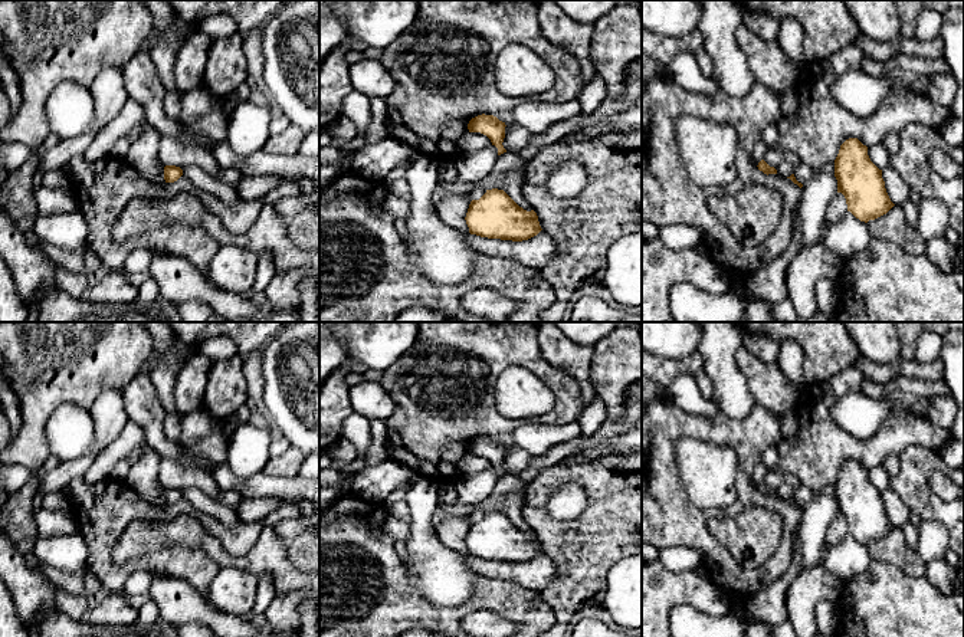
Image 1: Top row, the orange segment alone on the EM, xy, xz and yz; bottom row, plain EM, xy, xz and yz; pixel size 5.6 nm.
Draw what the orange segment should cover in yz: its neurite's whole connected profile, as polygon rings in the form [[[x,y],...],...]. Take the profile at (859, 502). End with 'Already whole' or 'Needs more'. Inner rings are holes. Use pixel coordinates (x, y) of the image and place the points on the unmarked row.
[[[849,460],[840,467],[835,499],[847,533],[860,544],[875,542],[895,528],[886,515],[882,492],[870,483],[868,469],[858,460]]]. Already whole

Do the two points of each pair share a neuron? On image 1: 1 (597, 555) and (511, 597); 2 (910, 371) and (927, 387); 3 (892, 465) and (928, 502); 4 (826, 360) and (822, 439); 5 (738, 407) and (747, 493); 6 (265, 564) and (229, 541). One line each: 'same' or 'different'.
1: different
2: different
3: different
4: different
5: different
6: different

